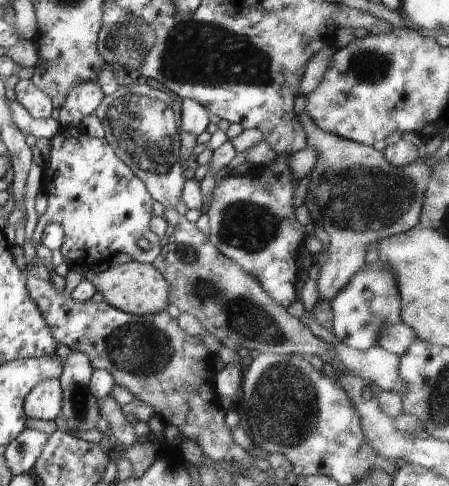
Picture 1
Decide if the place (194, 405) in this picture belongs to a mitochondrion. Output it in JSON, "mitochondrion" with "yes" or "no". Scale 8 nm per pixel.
{"mitochondrion":"no"}

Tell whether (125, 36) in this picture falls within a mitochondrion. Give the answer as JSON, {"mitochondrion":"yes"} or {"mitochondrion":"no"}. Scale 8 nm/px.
{"mitochondrion":"yes"}

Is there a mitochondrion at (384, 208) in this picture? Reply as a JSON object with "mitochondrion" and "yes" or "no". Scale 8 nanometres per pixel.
{"mitochondrion":"yes"}

